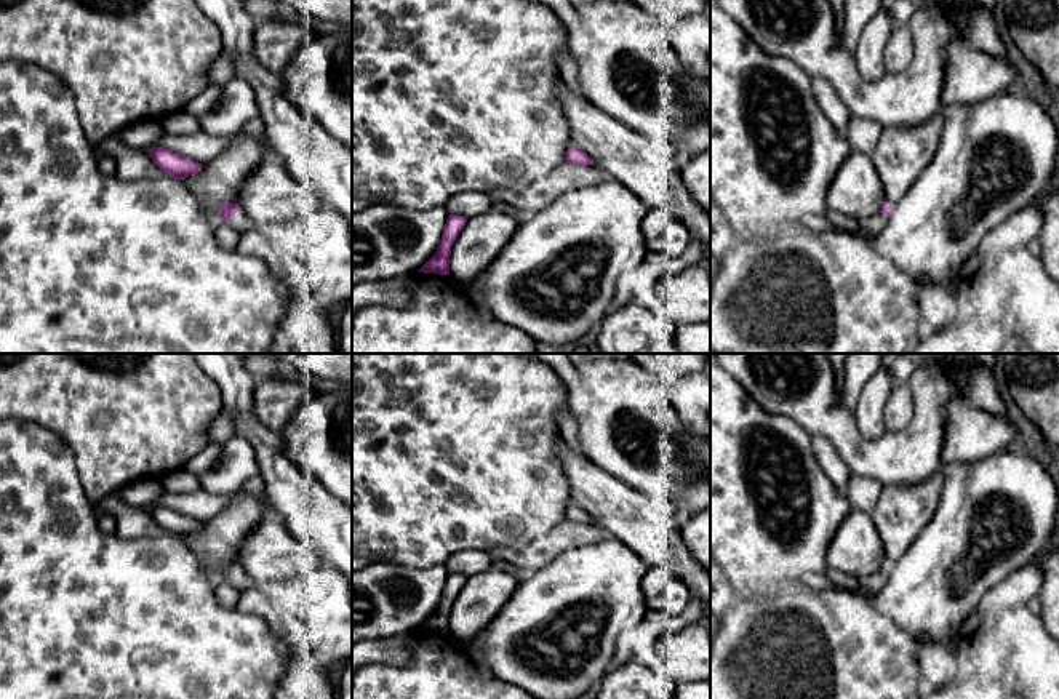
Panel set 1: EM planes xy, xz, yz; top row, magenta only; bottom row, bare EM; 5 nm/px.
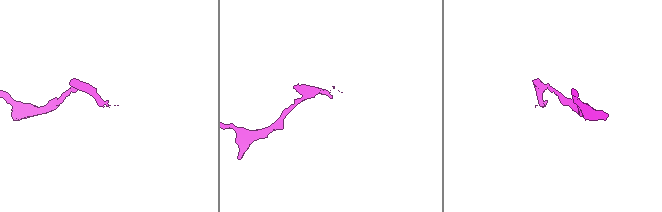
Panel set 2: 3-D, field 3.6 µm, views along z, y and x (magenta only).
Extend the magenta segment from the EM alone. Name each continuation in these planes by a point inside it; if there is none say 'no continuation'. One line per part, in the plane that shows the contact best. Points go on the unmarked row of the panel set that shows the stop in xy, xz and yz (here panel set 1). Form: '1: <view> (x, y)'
1: xy (240, 579)

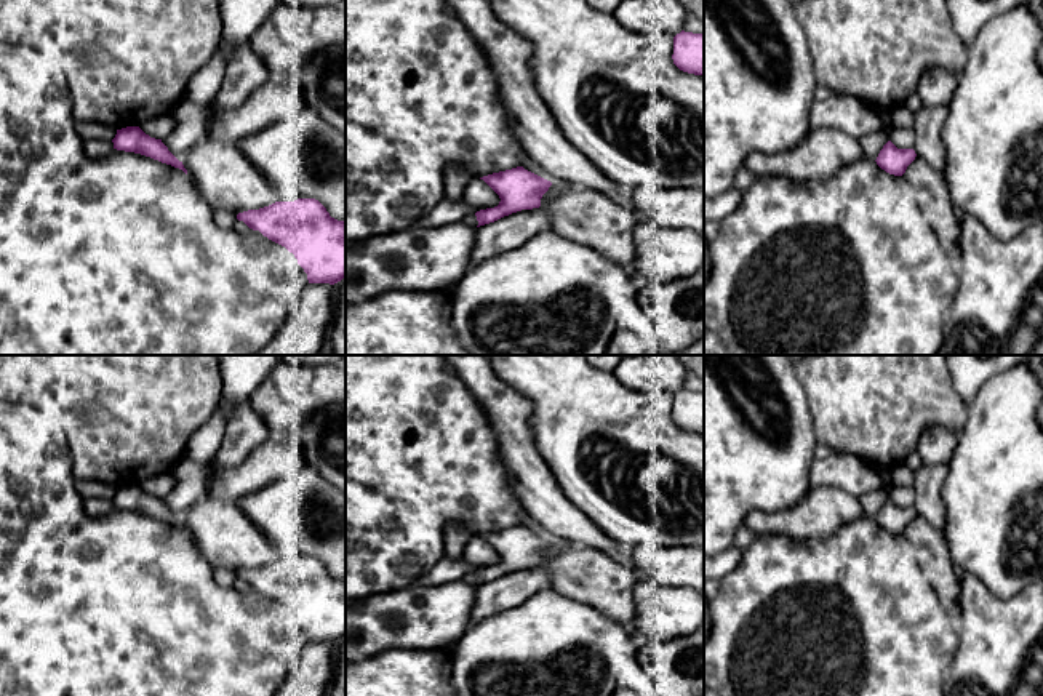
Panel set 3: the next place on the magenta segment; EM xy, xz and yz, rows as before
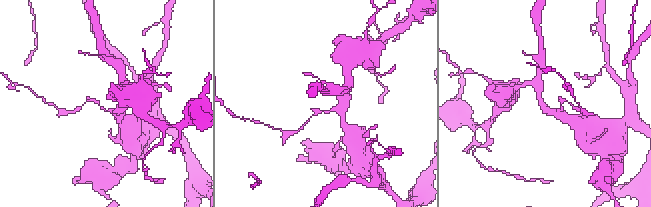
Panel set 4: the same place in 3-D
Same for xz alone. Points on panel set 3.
no continuation

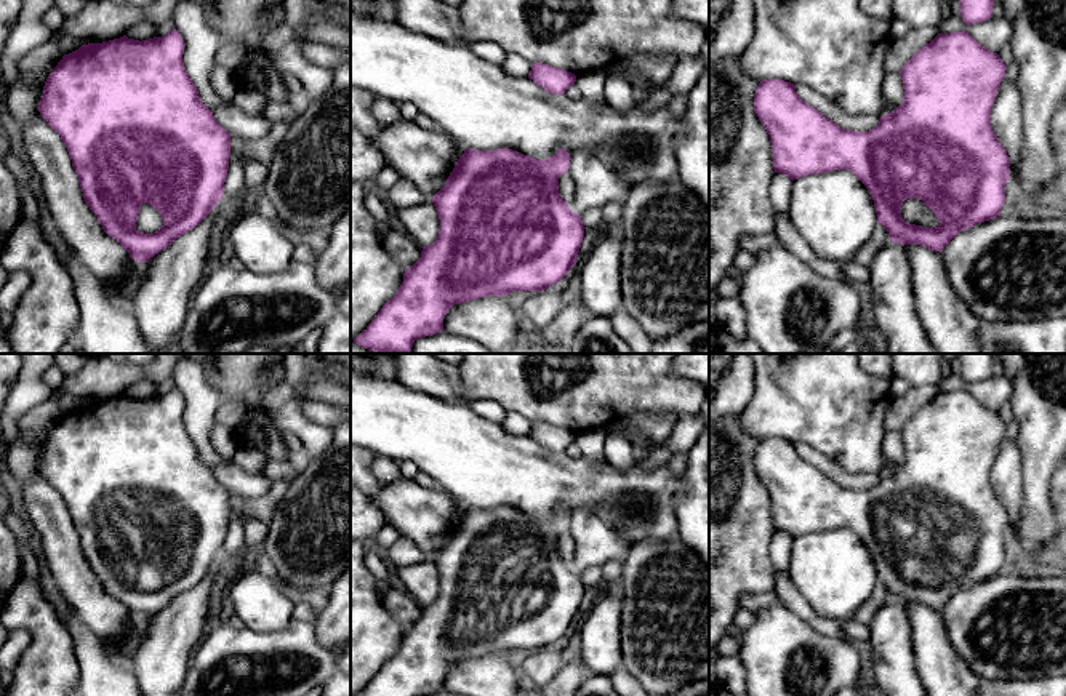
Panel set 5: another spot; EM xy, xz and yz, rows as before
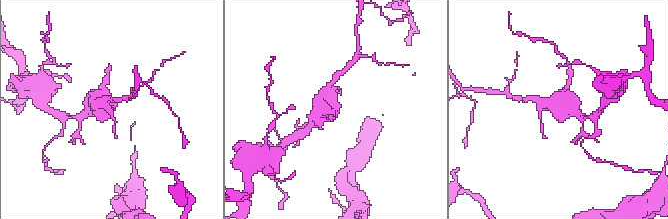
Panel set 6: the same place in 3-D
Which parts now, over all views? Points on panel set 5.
1: yz (913, 568)

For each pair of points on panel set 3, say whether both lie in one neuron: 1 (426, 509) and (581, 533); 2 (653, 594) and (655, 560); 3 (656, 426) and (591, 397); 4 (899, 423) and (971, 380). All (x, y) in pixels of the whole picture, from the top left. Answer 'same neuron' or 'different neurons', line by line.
1: different neurons
2: different neurons
3: same neuron
4: different neurons

